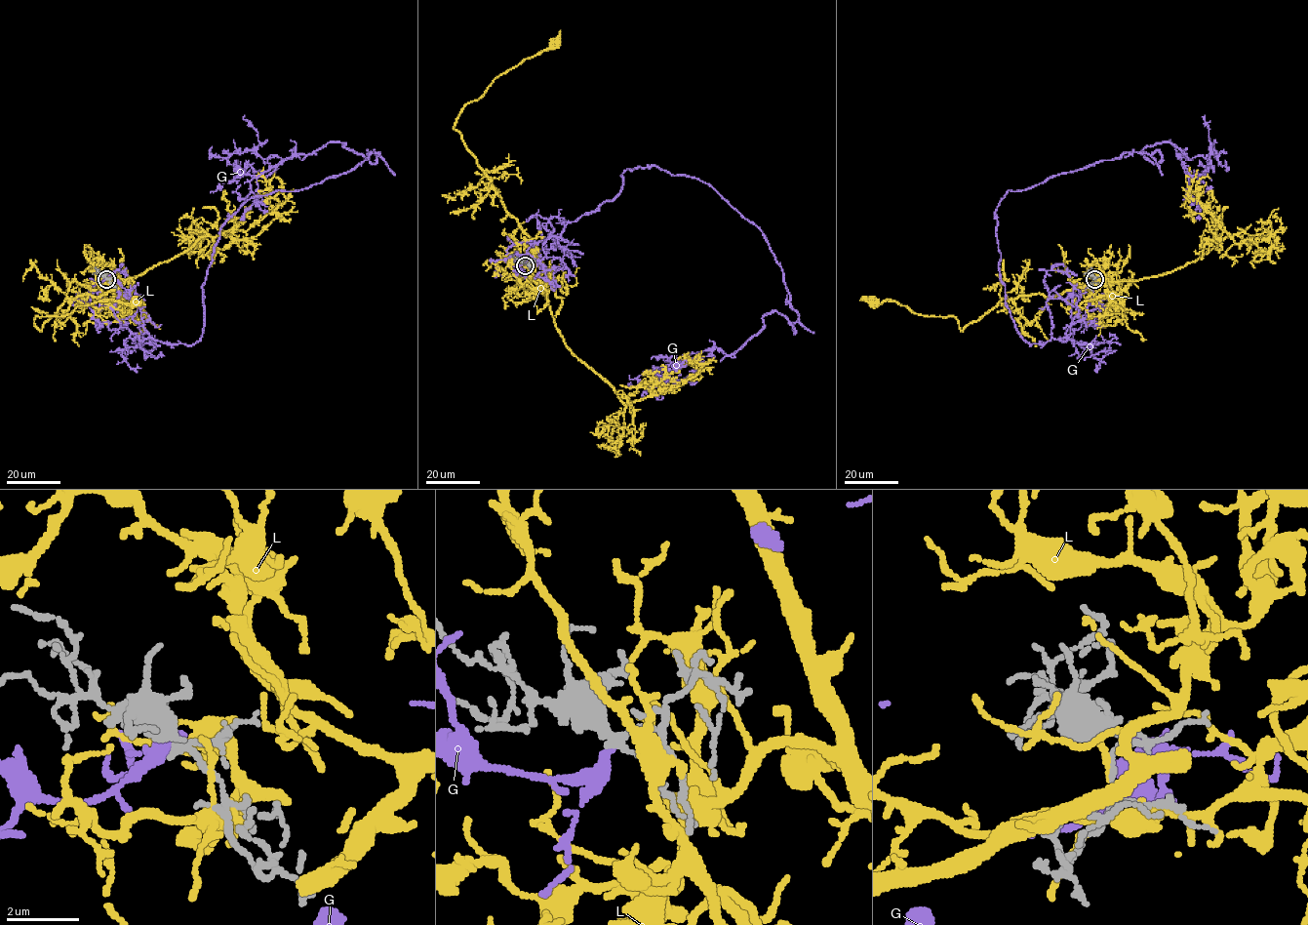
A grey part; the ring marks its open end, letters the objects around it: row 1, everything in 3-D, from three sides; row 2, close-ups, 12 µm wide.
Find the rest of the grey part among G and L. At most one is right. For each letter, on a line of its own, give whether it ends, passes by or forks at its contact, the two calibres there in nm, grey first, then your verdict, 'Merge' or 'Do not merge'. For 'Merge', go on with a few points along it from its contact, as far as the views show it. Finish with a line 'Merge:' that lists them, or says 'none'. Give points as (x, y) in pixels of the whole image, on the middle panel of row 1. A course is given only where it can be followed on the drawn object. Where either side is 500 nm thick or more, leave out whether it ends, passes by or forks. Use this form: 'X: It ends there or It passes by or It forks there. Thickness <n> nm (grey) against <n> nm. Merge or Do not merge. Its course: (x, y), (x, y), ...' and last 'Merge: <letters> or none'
G: It ends there. Thickness 240 nm (grey) against 320 nm. Do not merge
L: It ends there. Thickness 120 nm (grey) against 200 nm. Do not merge
Merge: none

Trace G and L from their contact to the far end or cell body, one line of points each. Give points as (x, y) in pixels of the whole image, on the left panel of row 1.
G: (106, 278), (88, 294), (122, 327), (193, 345), (220, 226), (379, 153), (247, 149), (227, 158), (242, 169)
L: (109, 280), (128, 280), (97, 298), (66, 299), (40, 331), (34, 325), (36, 316), (135, 300)

